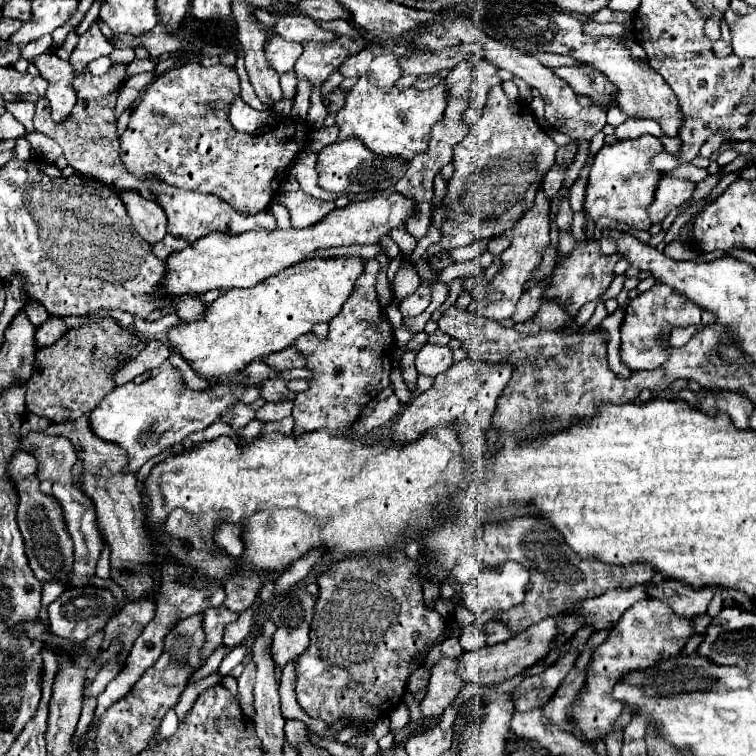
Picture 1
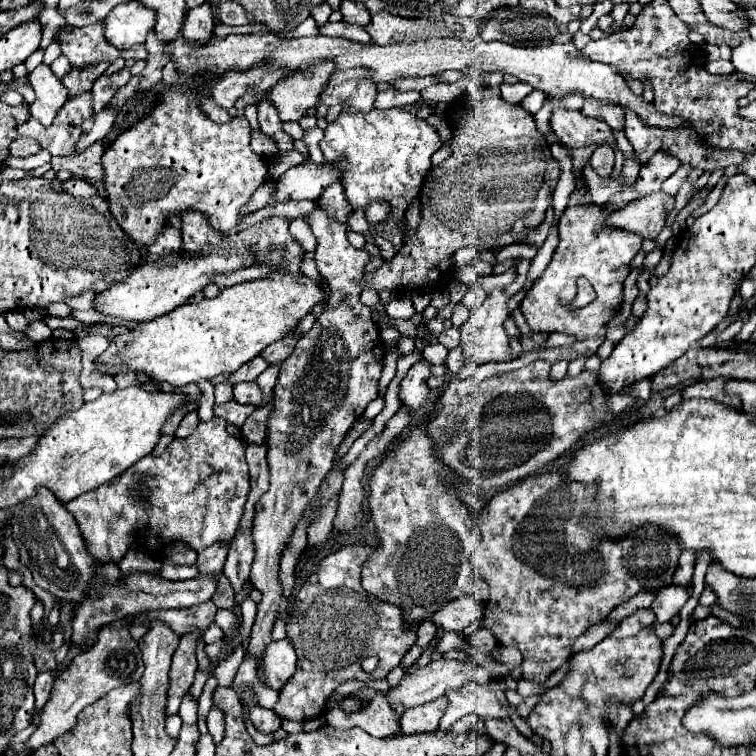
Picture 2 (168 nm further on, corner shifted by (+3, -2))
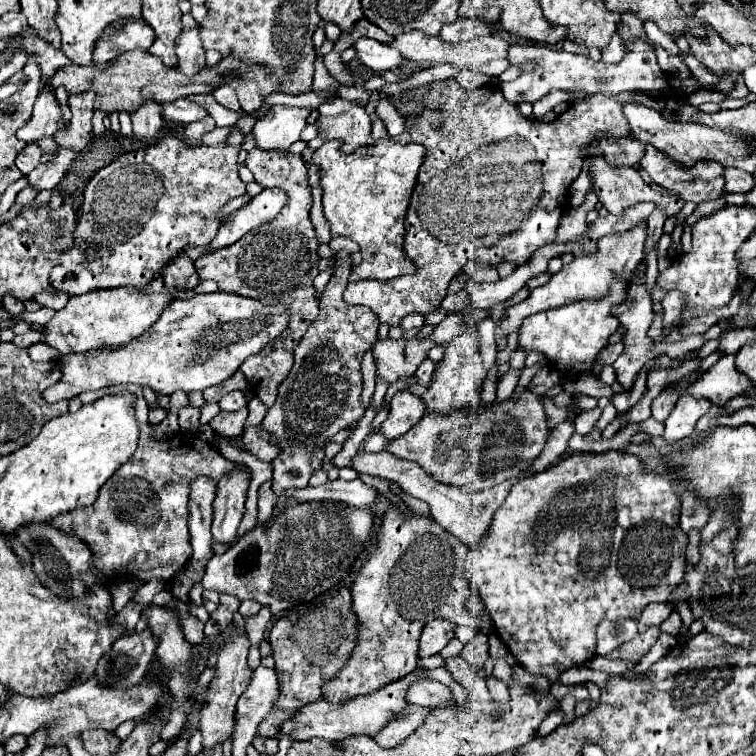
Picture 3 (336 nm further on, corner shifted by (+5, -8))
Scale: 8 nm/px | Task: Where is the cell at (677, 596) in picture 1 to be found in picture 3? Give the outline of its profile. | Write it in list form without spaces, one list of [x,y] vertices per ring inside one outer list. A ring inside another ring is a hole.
[[[659,602],[659,604],[647,606],[639,618],[639,632],[647,630],[649,626],[661,626],[669,618],[671,610],[673,610],[673,606],[669,602]]]

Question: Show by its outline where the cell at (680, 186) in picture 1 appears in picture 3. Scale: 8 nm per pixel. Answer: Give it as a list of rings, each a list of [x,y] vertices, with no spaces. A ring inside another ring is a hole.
[[[641,222],[637,226],[633,226],[627,232],[621,234],[611,234],[611,236],[603,236],[597,242],[597,252],[591,254],[581,254],[575,256],[571,264],[563,266],[557,274],[551,276],[551,280],[535,290],[529,292],[529,296],[511,306],[507,310],[507,316],[501,324],[503,332],[509,334],[513,330],[519,330],[523,318],[539,312],[539,310],[549,310],[549,308],[559,308],[565,304],[571,304],[575,300],[583,300],[583,298],[599,298],[599,294],[607,294],[607,286],[611,284],[611,278],[615,274],[623,274],[623,278],[631,280],[631,272],[635,270],[635,266],[643,260],[645,254],[645,240],[647,240],[647,222]]]

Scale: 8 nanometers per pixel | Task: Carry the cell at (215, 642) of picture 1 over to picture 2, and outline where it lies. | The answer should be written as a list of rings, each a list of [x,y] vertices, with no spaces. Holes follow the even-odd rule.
[[[199,630],[185,634],[173,654],[171,670],[169,670],[169,704],[165,706],[165,714],[173,716],[179,710],[183,694],[193,684],[193,676],[197,670],[197,658],[195,658],[195,644],[199,638]]]

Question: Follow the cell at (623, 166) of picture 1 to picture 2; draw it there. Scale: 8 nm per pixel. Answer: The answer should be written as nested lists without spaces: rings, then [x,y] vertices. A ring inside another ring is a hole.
[[[577,188],[571,198],[569,204],[571,208],[565,210],[565,214],[561,216],[559,222],[559,246],[553,254],[553,260],[549,264],[549,268],[545,270],[543,278],[539,278],[533,288],[529,290],[527,298],[521,304],[521,312],[529,324],[531,330],[541,332],[541,334],[551,334],[551,332],[565,332],[565,334],[573,334],[577,340],[587,340],[587,338],[605,338],[605,326],[609,324],[609,320],[621,310],[621,302],[623,302],[623,282],[631,272],[631,260],[635,258],[635,254],[641,250],[641,238],[637,234],[625,232],[625,230],[615,230],[615,228],[605,228],[605,218],[609,216],[609,212],[605,212],[603,206],[581,206],[581,198],[585,196],[583,188]],[[585,276],[591,286],[597,292],[597,298],[583,306],[583,308],[569,308],[569,302],[575,300],[577,296],[577,278]]]

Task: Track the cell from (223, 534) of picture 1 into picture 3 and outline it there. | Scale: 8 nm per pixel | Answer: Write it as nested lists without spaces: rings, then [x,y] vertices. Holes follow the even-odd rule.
[[[139,386],[87,391],[79,398],[83,400],[83,404],[91,404],[106,394],[115,394],[115,391],[120,390],[137,394],[137,418],[141,436],[135,454],[121,466],[119,472],[115,472],[101,486],[93,506],[63,512],[55,516],[51,524],[63,532],[83,538],[95,552],[95,566],[101,570],[101,574],[109,578],[115,574],[129,574],[143,582],[155,578],[171,580],[173,574],[183,568],[183,562],[187,562],[187,558],[192,555],[190,534],[187,530],[191,484],[201,476],[217,482],[233,470],[251,470],[245,464],[227,460],[217,448],[197,436],[171,436],[167,440],[155,440],[151,436],[151,424],[147,420],[149,408]]]

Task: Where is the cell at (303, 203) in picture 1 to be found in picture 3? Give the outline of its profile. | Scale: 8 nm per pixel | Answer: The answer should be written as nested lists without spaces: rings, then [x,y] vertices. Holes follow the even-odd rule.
[[[347,250],[333,252],[333,276],[319,300],[319,316],[295,346],[295,364],[289,376],[279,384],[277,400],[261,422],[263,430],[273,436],[273,444],[281,450],[279,456],[271,460],[271,488],[277,500],[285,504],[291,502],[287,490],[305,488],[313,476],[313,452],[327,446],[331,436],[341,428],[359,422],[365,414],[365,406],[361,404],[361,360],[377,340],[379,318],[365,306],[351,306],[343,300],[351,268],[351,254]]]

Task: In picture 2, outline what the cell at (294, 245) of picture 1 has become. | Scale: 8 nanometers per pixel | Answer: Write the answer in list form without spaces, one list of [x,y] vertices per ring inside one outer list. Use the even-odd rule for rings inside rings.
[[[217,248],[217,252],[209,252],[209,256],[193,258],[189,254],[175,256],[175,258],[161,258],[159,262],[143,262],[131,272],[121,284],[111,284],[105,292],[95,294],[95,310],[113,316],[119,320],[135,320],[135,322],[149,322],[157,316],[171,312],[173,308],[185,304],[195,292],[203,290],[213,274],[233,272],[239,268],[247,268],[253,264],[253,256],[249,250],[233,250],[233,248]]]

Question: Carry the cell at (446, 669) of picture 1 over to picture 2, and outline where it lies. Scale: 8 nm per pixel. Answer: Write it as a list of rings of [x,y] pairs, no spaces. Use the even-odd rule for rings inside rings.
[[[437,698],[433,702],[415,706],[411,710],[407,710],[401,718],[399,718],[399,726],[401,726],[401,734],[419,734],[419,732],[433,732],[435,728],[439,728],[439,720],[445,714],[447,708],[447,698]]]

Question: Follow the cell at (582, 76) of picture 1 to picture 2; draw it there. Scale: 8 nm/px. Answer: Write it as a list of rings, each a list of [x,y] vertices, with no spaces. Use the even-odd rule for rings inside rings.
[[[587,100],[587,110],[581,110],[581,112],[583,112],[583,116],[607,122],[613,130],[621,130],[621,132],[625,130],[625,112],[619,106]]]

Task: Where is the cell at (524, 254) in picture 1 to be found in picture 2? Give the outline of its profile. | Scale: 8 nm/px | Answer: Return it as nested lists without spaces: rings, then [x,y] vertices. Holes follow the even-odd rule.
[[[495,288],[489,294],[489,298],[481,304],[481,308],[471,312],[469,320],[459,328],[459,334],[461,334],[459,346],[461,346],[467,362],[483,364],[483,362],[491,362],[491,360],[495,360],[495,362],[509,360],[509,338],[503,330],[503,322],[509,316],[507,314],[507,300],[509,300],[509,296],[503,294],[499,288]]]

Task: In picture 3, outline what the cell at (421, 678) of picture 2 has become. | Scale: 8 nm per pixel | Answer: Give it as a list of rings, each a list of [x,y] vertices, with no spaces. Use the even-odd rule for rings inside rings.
[[[413,670],[411,674],[395,680],[395,682],[389,682],[387,686],[371,692],[371,694],[365,694],[365,696],[355,696],[355,698],[349,698],[345,702],[339,702],[339,704],[333,704],[333,702],[327,702],[327,700],[315,700],[313,704],[309,706],[303,706],[303,710],[299,710],[295,714],[295,720],[297,720],[297,728],[291,732],[295,740],[307,740],[307,738],[325,738],[325,740],[343,740],[347,736],[355,736],[355,734],[367,734],[367,736],[375,736],[379,734],[379,730],[383,730],[383,726],[387,726],[395,716],[403,714],[403,710],[407,708],[407,692],[411,688],[413,682],[417,682],[419,676],[417,672]]]

